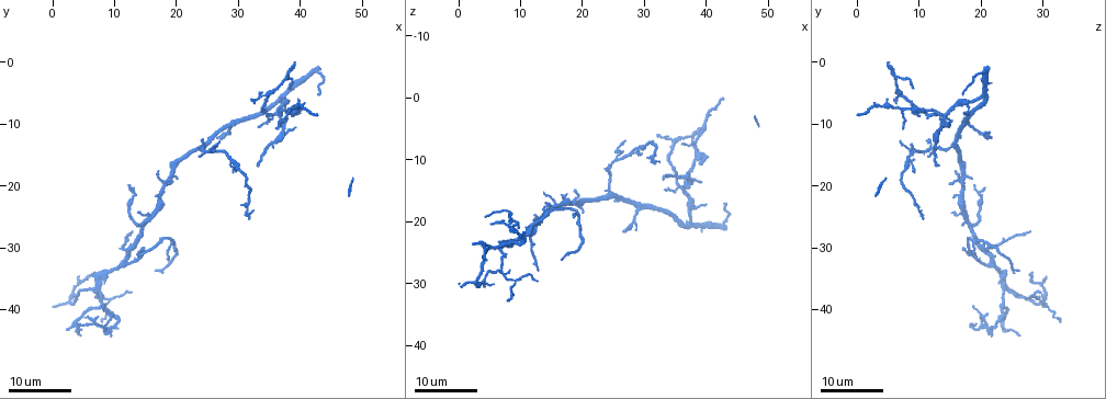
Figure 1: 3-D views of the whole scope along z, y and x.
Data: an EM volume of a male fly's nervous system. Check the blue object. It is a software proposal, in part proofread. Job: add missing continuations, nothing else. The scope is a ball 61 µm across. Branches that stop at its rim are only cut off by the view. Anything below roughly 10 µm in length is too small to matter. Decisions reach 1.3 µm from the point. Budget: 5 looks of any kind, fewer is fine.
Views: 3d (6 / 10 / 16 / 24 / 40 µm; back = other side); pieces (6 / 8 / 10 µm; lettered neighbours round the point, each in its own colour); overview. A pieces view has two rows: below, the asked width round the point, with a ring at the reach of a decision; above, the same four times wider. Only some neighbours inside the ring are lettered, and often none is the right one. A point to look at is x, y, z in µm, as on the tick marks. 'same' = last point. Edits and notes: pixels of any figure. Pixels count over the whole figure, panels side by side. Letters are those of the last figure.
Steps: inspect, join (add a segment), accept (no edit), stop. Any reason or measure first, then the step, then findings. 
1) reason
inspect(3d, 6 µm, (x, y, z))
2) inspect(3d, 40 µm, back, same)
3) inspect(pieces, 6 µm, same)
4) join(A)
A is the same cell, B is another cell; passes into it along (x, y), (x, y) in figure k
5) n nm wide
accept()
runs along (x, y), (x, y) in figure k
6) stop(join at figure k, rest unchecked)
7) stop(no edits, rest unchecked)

branch stops here
inspect(3d, 16 µm, (27.0, 12.0, 21.5))

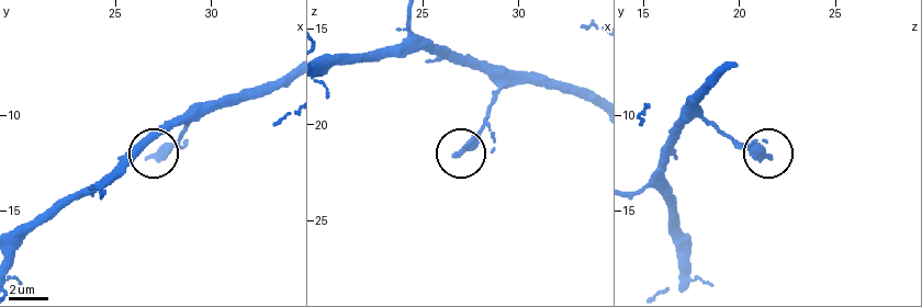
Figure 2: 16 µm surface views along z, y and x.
inspect(pieces, 6 µm, (26.7, 12.2, 21.5))

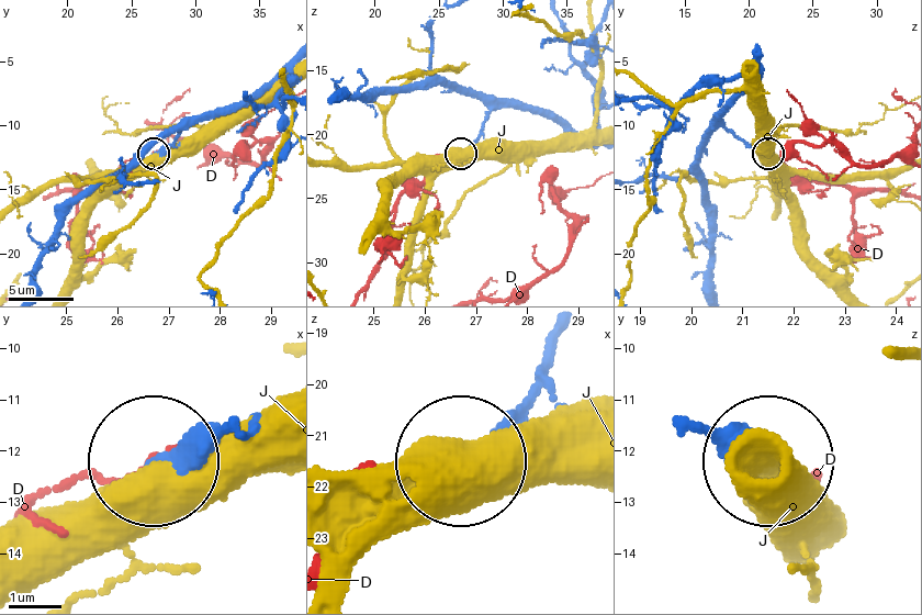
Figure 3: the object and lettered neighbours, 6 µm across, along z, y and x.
220 nm wide
accept()
D and J are other cells; no lettered segment goes on from it

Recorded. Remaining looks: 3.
thin end
inspect(3d, 24 µm, (19.0, 19.5, 15.0))

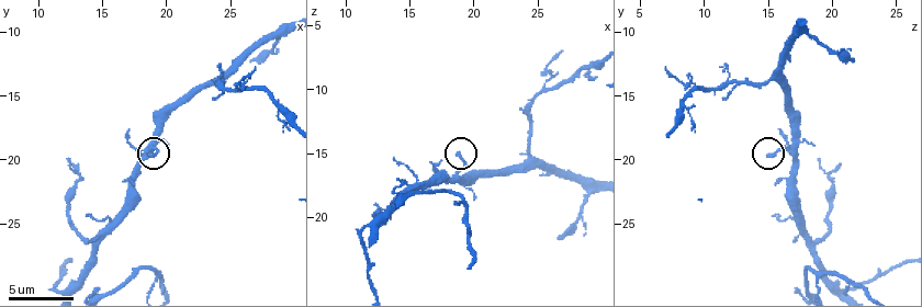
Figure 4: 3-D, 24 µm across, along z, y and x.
inspect(3d, 10 µm, (18.8, 19.6, 15.2))

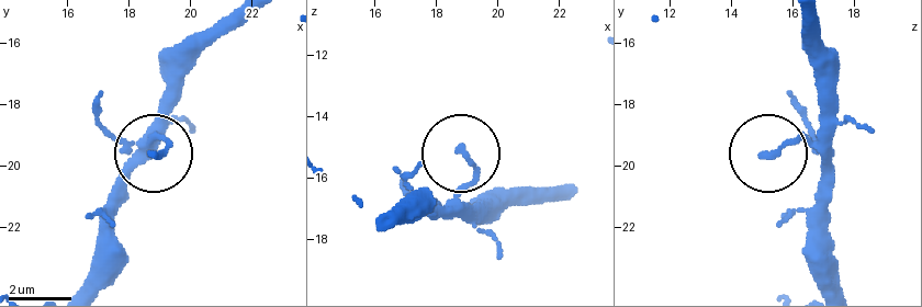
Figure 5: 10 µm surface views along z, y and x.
inspect(pieces, 8 µm, (18.8, 19.6, 15.0))

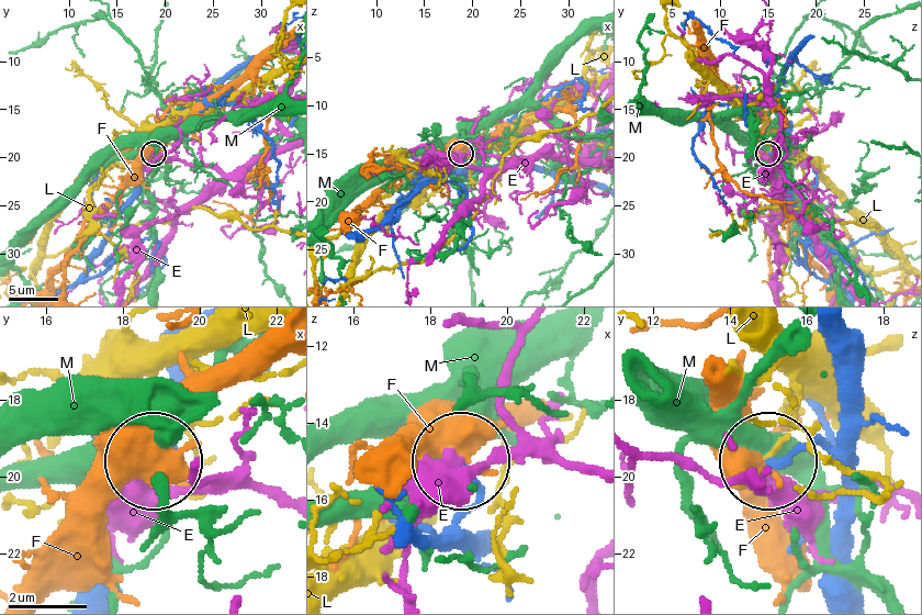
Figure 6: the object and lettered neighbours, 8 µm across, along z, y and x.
accept()
E, F, L and M are other cells; none of them fits

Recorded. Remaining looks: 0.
stop(no edits, rest unchecked)

